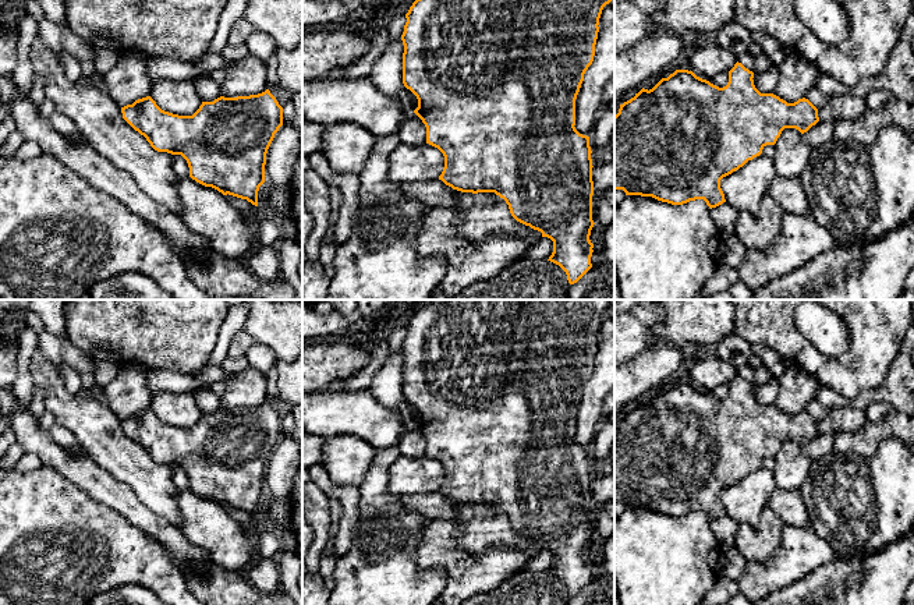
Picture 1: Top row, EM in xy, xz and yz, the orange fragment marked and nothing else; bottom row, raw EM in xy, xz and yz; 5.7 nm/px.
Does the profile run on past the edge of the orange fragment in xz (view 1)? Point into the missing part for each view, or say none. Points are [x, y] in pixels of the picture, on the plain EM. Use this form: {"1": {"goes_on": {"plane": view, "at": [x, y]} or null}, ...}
{"1": {"goes_on": null}}

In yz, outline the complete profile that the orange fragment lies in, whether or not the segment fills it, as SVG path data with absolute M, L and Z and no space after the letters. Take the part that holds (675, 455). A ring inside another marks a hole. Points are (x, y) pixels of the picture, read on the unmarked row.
M738 374L729 383L729 395L723 400L697 389L692 383L676 382L667 390L662 390L652 401L648 403L642 400L634 410L620 417L619 425L614 428L614 502L623 502L626 507L652 509L672 517L683 517L690 513L704 512L712 521L726 514L720 500L720 492L723 489L738 482L748 473L759 468L766 457L775 457L784 441L796 441L804 446L819 434L818 421L808 411L803 410L794 415L787 415L773 406L761 406L755 400L752 390L754 385Z

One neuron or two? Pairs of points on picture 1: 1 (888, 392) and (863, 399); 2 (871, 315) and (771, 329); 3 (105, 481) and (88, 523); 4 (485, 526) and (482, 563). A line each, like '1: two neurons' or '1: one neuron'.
1: one neuron
2: one neuron
3: two neurons
4: two neurons

